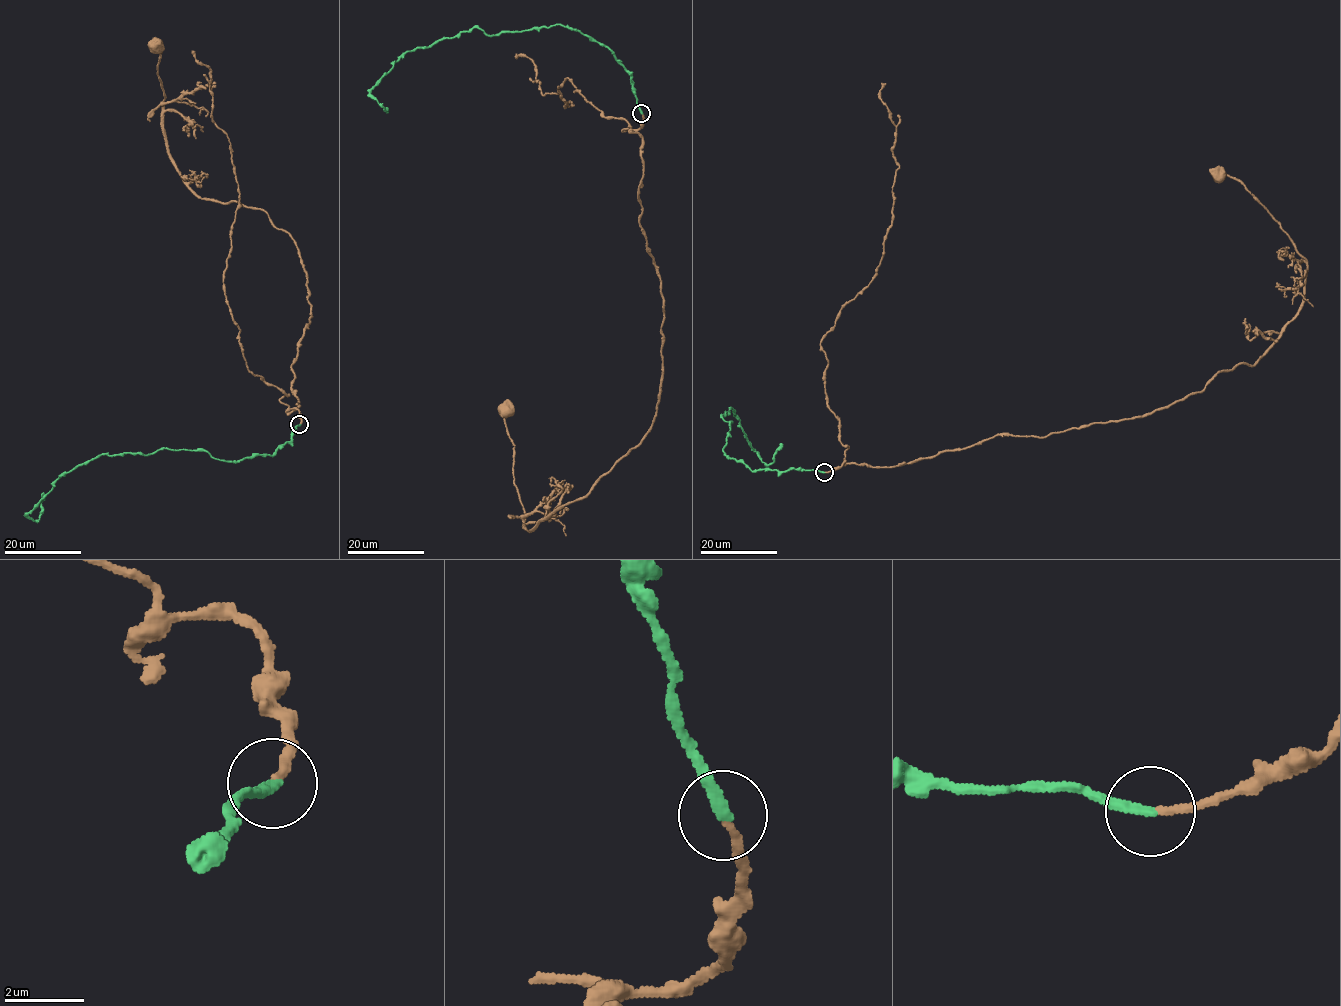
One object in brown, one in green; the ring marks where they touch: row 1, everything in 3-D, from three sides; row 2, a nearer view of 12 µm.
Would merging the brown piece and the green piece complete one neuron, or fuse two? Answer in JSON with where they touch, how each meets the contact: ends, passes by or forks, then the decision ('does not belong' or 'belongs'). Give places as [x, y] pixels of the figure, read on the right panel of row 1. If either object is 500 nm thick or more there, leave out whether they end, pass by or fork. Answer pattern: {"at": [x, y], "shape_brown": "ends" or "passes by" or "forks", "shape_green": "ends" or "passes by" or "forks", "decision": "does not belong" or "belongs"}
{"at": [824, 472], "shape_brown": "ends", "shape_green": "ends", "decision": "belongs"}

